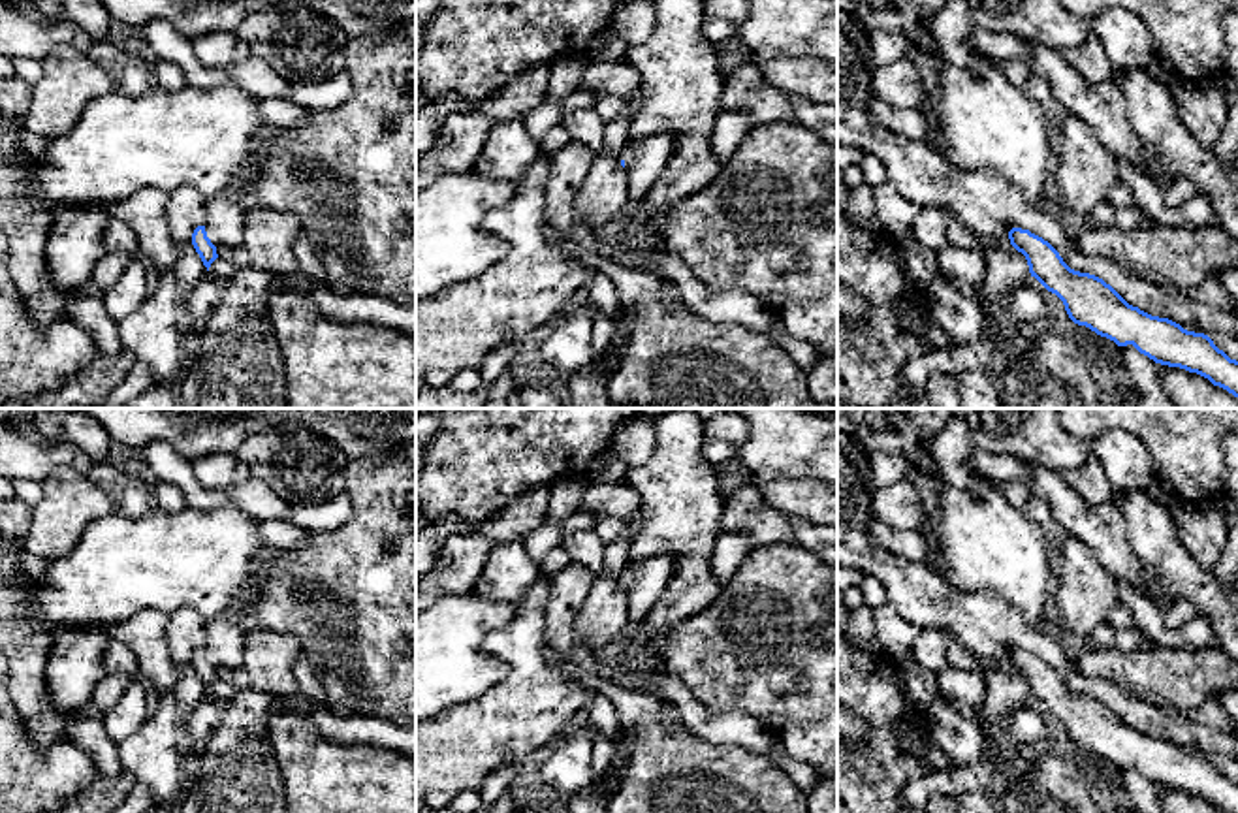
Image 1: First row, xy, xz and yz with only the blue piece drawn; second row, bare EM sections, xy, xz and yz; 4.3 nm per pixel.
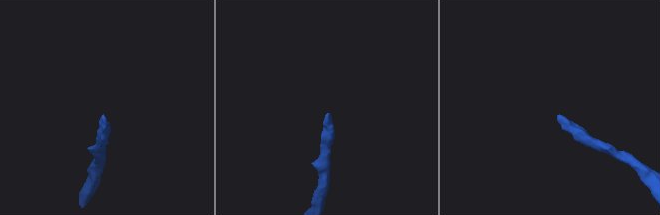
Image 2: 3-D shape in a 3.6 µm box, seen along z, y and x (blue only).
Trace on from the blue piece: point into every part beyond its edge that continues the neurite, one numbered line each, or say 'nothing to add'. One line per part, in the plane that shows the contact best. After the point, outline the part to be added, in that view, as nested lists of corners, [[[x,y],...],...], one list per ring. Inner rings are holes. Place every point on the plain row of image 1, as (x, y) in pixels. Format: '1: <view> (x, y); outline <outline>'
1: xy (224, 635); outline [[[231,610],[205,623],[205,653],[218,668],[235,668],[243,661],[246,630],[241,625],[239,610]]]

